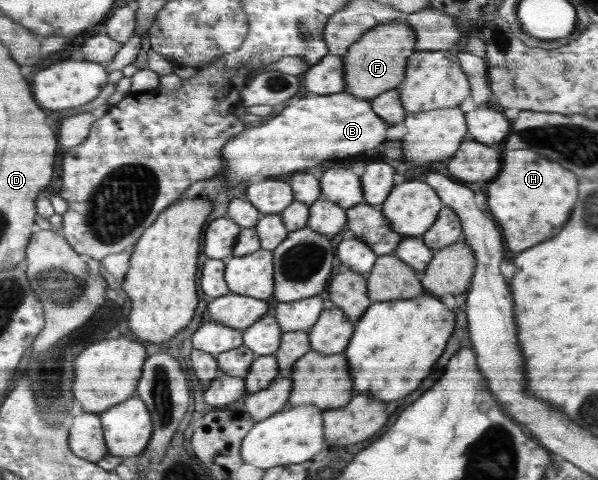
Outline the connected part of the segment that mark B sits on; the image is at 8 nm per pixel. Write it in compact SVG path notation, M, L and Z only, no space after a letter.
M347 92L334 94L311 94L308 98L294 100L288 104L280 114L276 114L272 120L266 120L266 124L258 124L252 128L246 128L242 134L238 133L234 140L224 146L224 157L228 168L223 176L225 181L222 185L238 186L239 184L250 185L260 180L280 178L284 174L293 174L306 171L313 166L321 165L328 158L344 158L358 152L364 152L368 148L378 146L386 140L387 122L380 120L374 110L370 108L371 102L359 97L347 94Z

